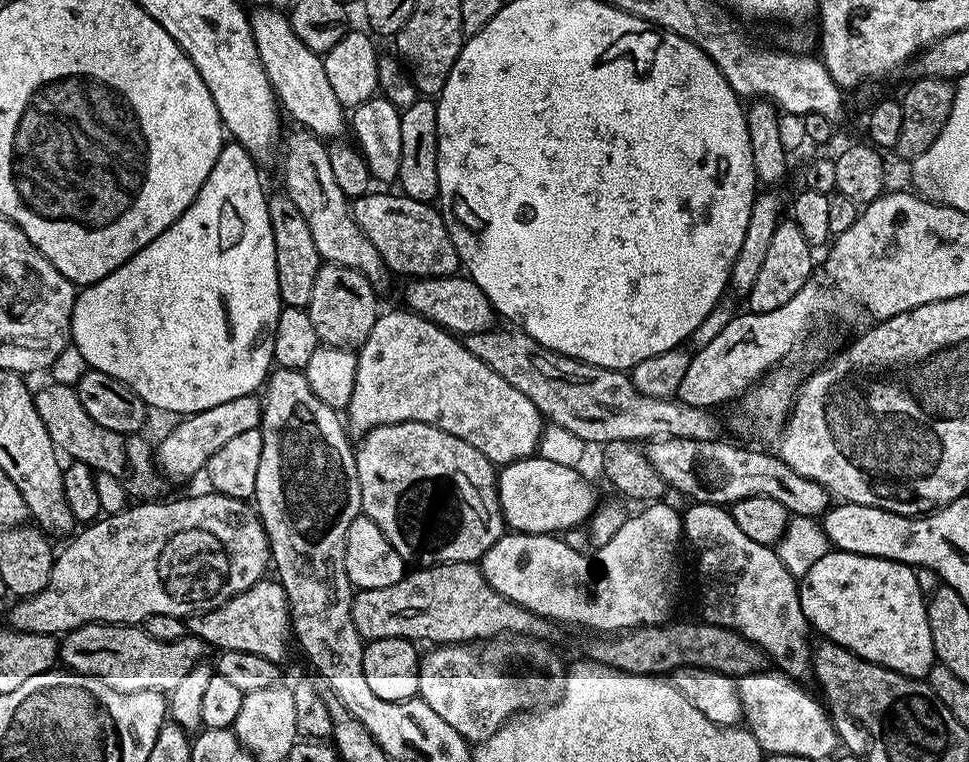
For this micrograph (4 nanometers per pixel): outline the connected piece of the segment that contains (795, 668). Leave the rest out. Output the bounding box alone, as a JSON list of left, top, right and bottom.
[683,502,813,682]

